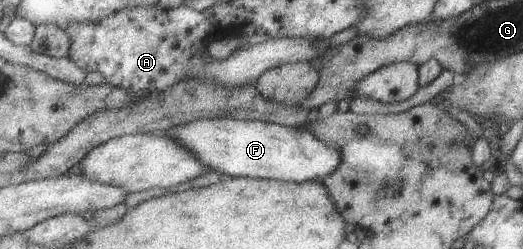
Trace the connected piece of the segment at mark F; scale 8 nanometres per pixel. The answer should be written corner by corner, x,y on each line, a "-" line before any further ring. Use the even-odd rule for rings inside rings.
228,117
198,118
187,122
184,118
175,122
176,134
168,134
179,140
202,159
209,169
230,175
255,179
272,179
301,183
320,181
340,164
340,154
332,146
320,142
313,133
300,127
289,127
264,121
243,121

